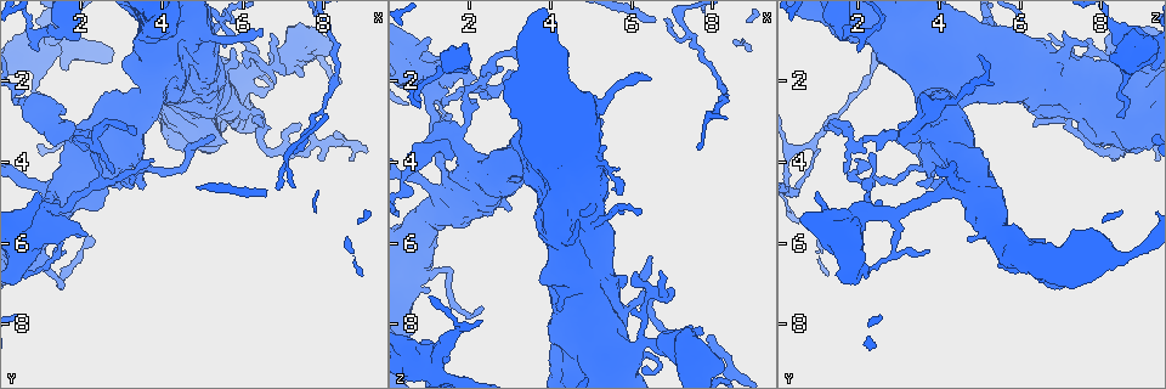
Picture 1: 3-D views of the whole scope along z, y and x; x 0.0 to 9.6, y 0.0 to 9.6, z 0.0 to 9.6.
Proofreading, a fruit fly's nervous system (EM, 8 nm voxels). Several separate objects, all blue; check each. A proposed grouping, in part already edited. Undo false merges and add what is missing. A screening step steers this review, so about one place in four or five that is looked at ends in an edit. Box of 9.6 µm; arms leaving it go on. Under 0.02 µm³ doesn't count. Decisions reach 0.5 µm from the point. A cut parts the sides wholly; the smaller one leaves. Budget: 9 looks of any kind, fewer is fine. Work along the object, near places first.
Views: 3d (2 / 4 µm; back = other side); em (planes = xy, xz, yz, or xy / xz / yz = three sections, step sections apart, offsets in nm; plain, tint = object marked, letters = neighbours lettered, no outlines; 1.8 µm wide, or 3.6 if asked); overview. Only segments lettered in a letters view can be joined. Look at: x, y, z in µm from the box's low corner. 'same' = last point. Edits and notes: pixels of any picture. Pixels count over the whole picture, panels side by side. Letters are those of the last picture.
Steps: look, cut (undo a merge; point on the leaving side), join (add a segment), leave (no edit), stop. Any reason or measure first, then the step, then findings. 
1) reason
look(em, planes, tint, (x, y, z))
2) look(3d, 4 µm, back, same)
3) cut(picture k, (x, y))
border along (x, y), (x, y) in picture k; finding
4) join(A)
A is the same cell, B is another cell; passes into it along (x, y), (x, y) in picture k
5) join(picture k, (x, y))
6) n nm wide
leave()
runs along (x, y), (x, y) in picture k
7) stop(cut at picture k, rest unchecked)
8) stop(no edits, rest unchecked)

thick turns thin
look(em, planes, tint, (1.45, 0.80, 1.70))

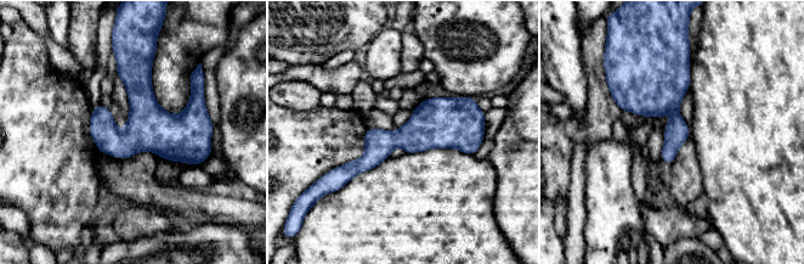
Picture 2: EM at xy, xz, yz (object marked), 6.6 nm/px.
what lies round it
look(em, planes, letters, same)

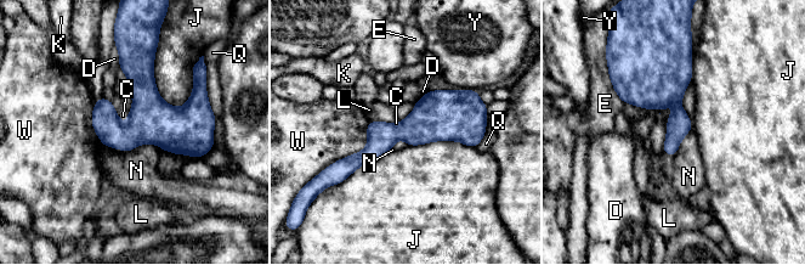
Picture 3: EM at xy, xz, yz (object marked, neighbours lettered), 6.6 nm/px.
N touches over 550 nm
leave()
C, D, E, J, K, L, N, Q, W and Y are other cells; runs along (478, 123), (392, 131), (343, 164) in picture 3; all the same neuron

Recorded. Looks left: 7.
an open end
look(em, yz, step 8, tint, (6.40, 0.75, 1.95))

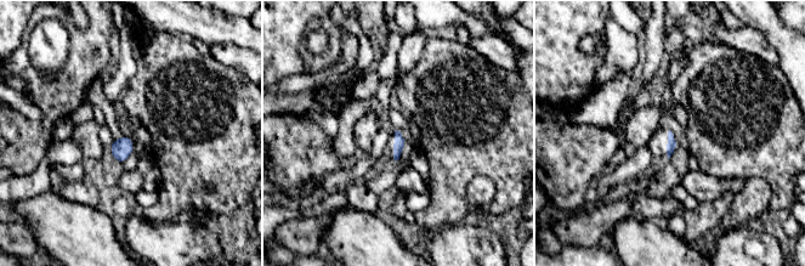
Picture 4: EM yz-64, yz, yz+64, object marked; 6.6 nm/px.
look(em, planes, letters, same)

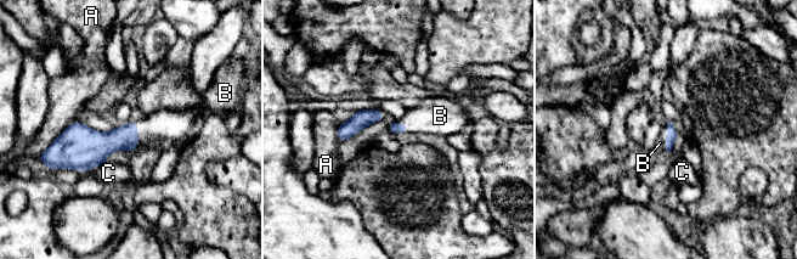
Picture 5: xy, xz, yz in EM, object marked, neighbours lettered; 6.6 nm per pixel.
join(B)
B is the same cell, A and C are other cells; passes into it along (672, 133), (666, 138), (660, 142) in picture 5; it goes on there

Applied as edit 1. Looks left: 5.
look(overview)

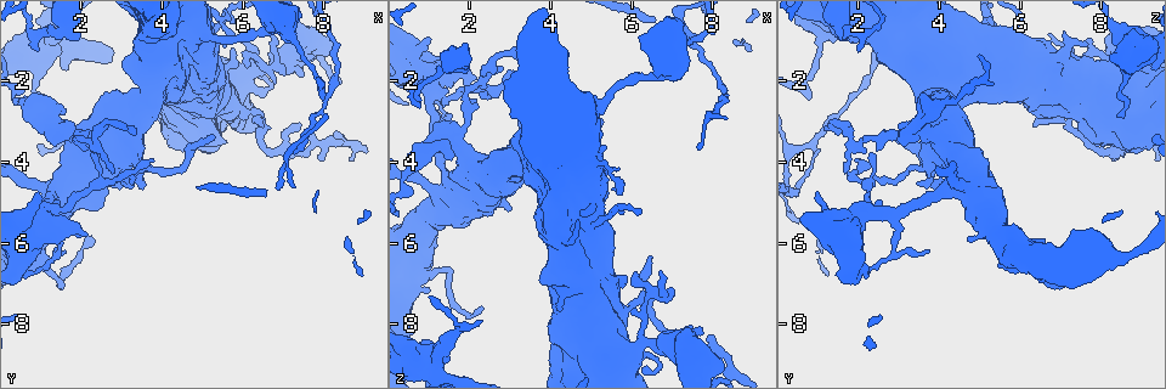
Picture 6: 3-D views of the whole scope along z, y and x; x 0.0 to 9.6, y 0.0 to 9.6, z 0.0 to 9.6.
thin end
look(3d, 2 µm, (3.05, 4.50, 3.40))

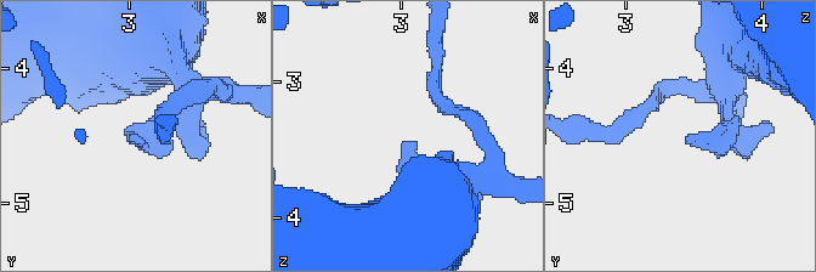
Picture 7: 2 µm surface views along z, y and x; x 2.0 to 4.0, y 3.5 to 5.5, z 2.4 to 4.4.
shape alone is not enough
look(em, yz, step 4, tint, (3.06, 4.52, 3.44))

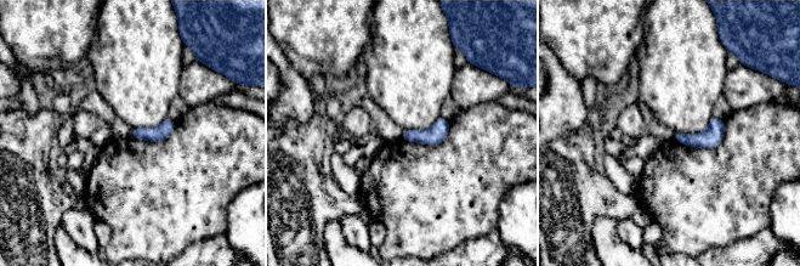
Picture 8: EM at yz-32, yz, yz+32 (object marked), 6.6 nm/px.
what lies round it
look(em, yz, step 4, letters, same)

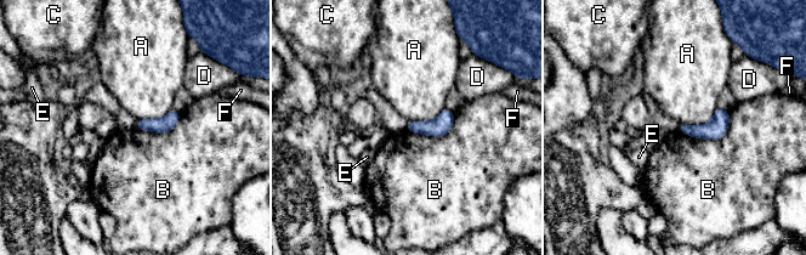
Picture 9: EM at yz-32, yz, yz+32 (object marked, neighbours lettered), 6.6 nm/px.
100 nm wide
leave()
A, B, C, D, E and F are other cells; border along (731, 111), (716, 140), (679, 130) in picture 9; no lettered segment goes on from it

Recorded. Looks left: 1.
stop(join at picture 5, rest unchecked)

